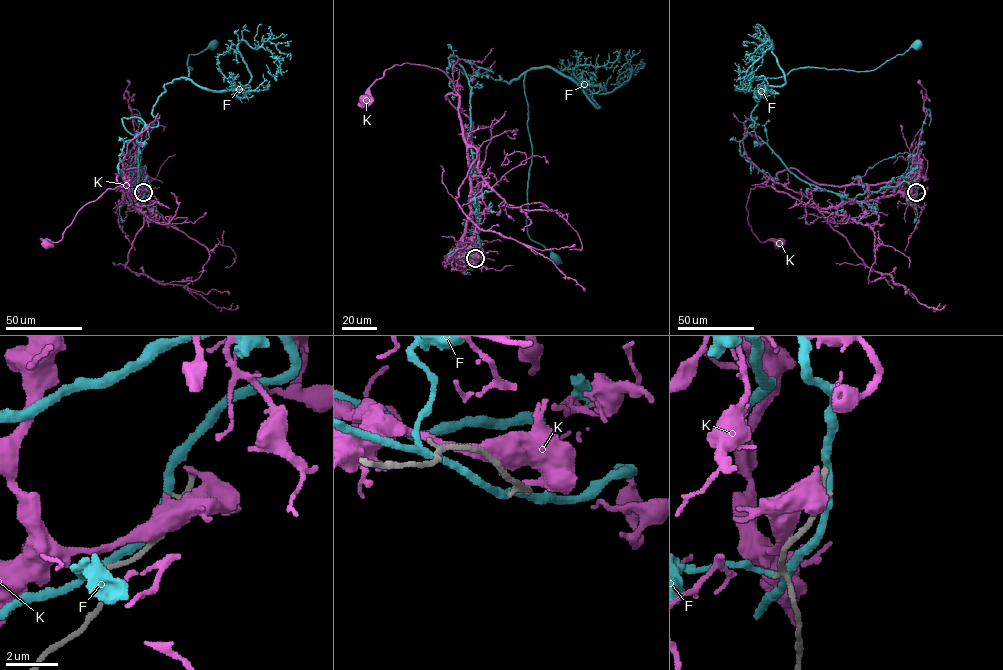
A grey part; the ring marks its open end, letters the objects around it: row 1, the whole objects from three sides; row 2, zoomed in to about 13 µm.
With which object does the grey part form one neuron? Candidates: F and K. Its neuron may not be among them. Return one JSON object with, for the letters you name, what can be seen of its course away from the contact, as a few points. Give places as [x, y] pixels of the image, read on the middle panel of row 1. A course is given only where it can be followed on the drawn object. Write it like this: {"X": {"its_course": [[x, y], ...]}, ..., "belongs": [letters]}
{"belongs": []}

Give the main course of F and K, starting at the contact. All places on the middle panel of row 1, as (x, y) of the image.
F: (474, 258), (471, 86), (453, 61), (510, 83), (526, 72), (527, 232), (556, 259)
K: (476, 257), (461, 245), (469, 168), (452, 80), (421, 65), (394, 65), (364, 100)

